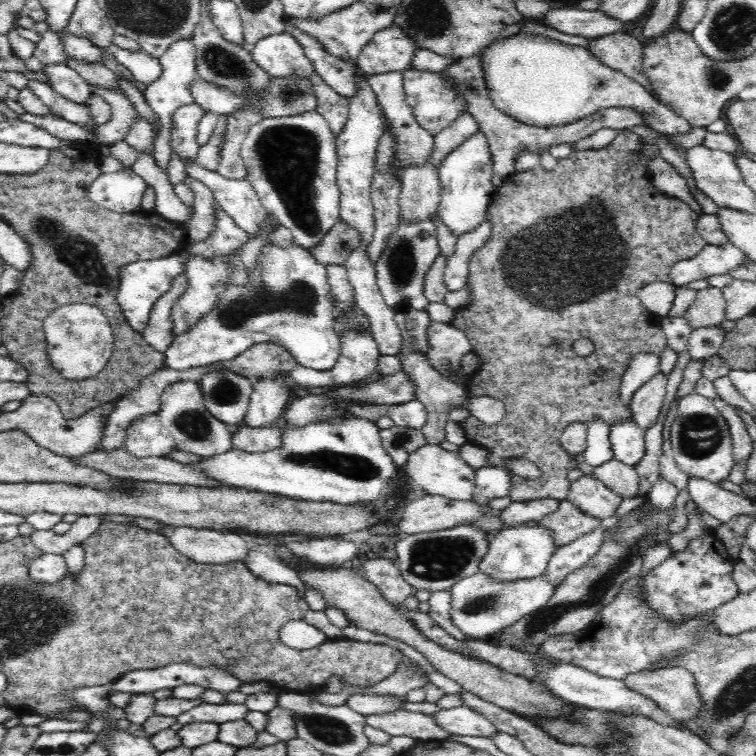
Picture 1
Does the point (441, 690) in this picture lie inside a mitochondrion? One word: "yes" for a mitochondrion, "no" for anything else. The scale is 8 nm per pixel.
no

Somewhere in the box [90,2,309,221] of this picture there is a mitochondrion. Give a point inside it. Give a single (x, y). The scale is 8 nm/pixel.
(226, 64)

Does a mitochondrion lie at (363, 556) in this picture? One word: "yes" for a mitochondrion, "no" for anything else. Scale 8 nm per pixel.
no

